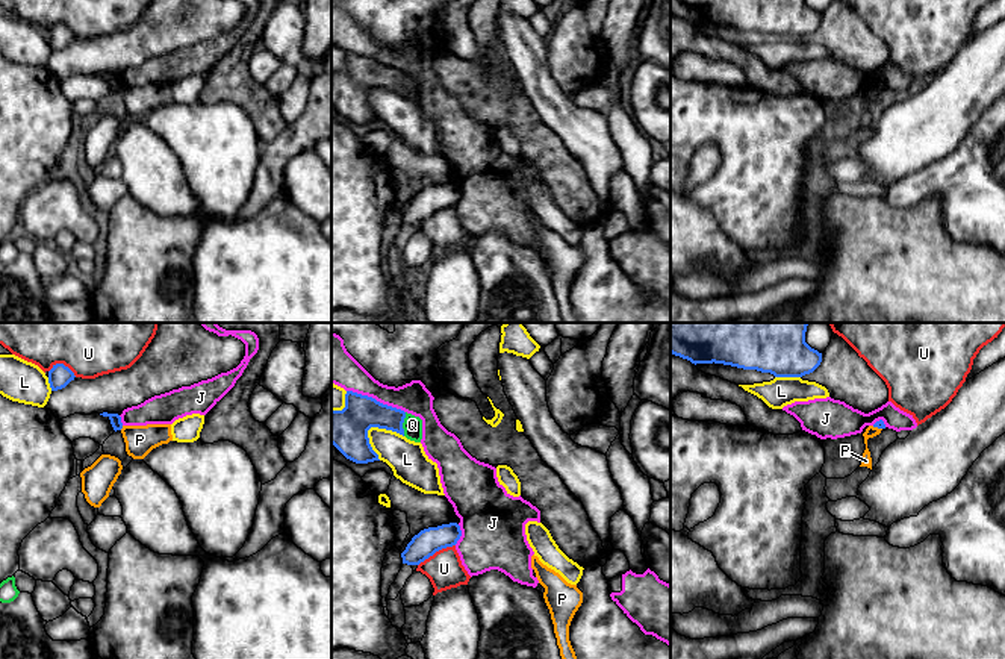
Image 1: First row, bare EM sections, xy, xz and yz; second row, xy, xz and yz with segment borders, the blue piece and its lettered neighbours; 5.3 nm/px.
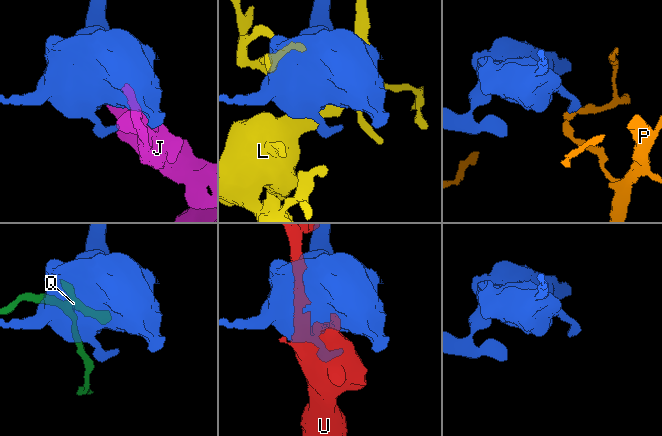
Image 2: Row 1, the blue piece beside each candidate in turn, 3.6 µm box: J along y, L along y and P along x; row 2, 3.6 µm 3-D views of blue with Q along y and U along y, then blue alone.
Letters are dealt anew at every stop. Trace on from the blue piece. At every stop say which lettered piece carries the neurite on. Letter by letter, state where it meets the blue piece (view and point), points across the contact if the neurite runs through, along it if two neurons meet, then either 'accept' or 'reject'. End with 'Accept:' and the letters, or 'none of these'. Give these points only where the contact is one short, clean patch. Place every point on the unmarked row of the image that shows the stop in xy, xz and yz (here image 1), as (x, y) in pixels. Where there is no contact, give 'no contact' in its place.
J: meets blue in xz at (374, 59); reject
L: meets blue in xz at (385, 88); reject
P: meets blue in xy at (121, 88); border along xy (123, 87), (120, 90); reject
Q: meets blue in xz at (401, 85); border along xz (406, 73), (403, 96); reject
U: meets blue in xz at (436, 211); reject
Accept: none of these

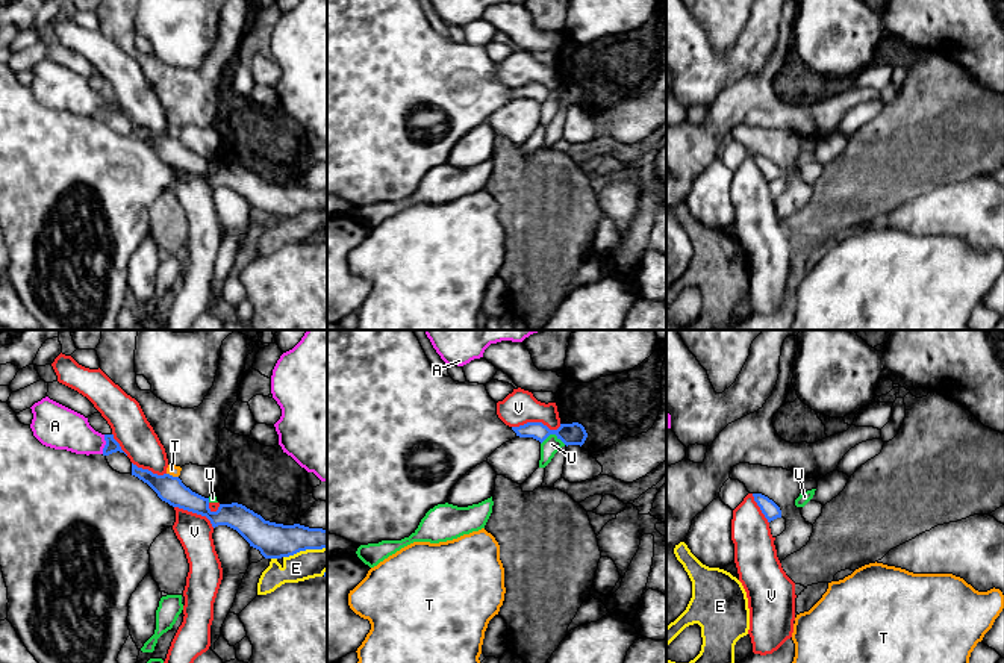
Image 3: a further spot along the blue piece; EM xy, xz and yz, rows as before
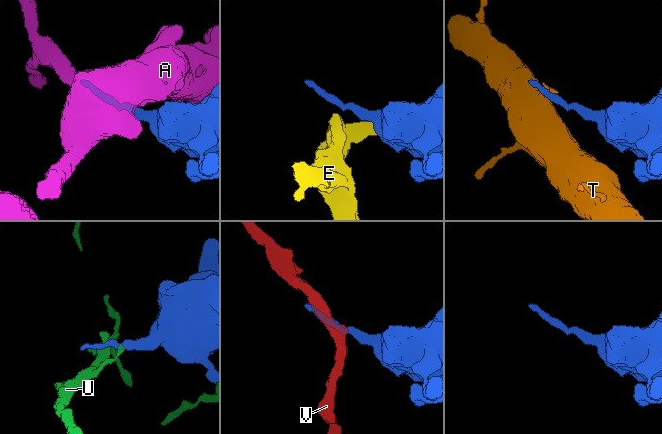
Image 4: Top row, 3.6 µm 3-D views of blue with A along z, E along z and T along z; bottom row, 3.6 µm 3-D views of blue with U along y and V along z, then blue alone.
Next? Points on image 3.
A: meets blue in xy at (106, 105); border along xy (105, 96), (102, 114); reject
E: meets blue in xy at (305, 211); reject
T: meets blue in xy at (171, 136); border along xy (167, 133), (177, 138); reject
U: meets blue in xz at (553, 94); border along xz (541, 103), (550, 96), (556, 96), (565, 105); reject
V: meets blue in xz at (536, 84); reject
Accept: none of these

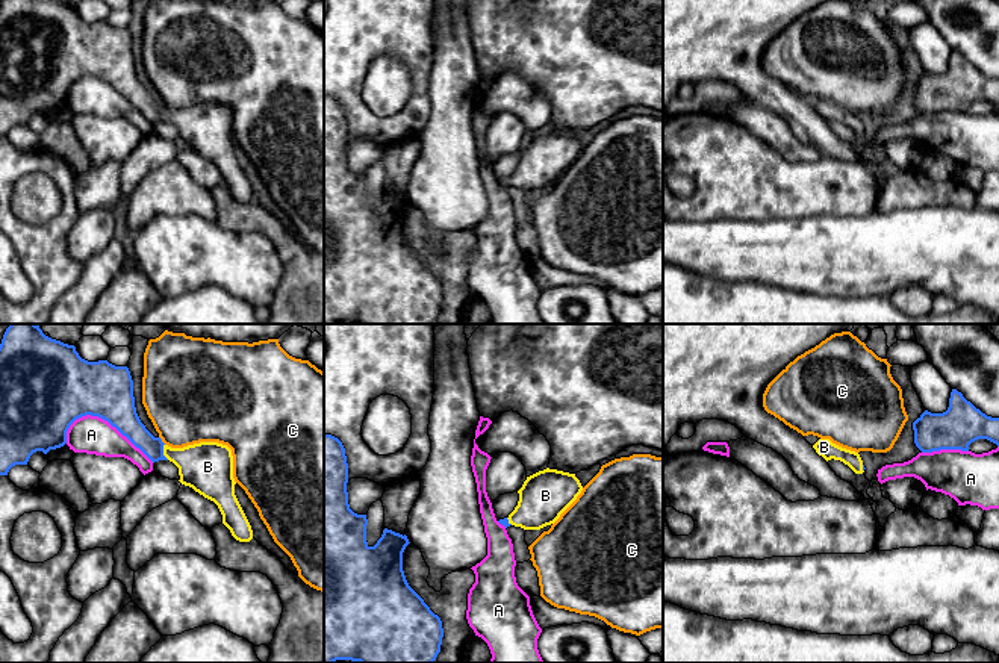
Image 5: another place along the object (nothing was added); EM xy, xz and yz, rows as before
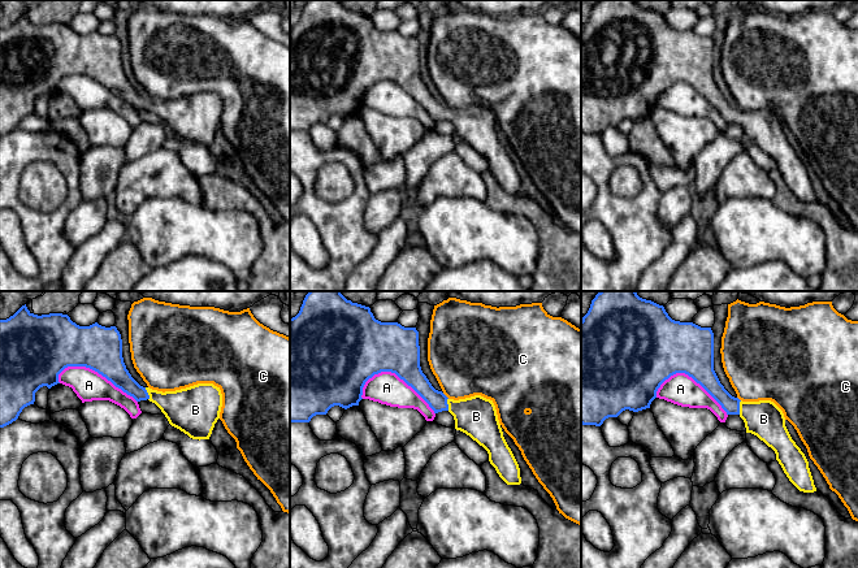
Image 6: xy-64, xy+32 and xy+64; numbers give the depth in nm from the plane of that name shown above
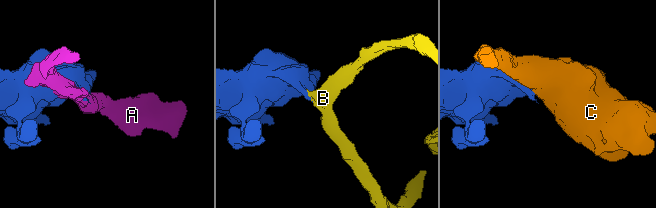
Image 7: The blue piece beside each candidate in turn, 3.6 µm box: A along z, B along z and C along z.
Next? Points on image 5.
A: meets blue in xy at (109, 84); reject
B: meets blue in xy at (162, 112); runs through xy (126, 82), (152, 108), (162, 112), (206, 127); accept
C: meets blue in xy at (161, 102); reject
Accept: B

